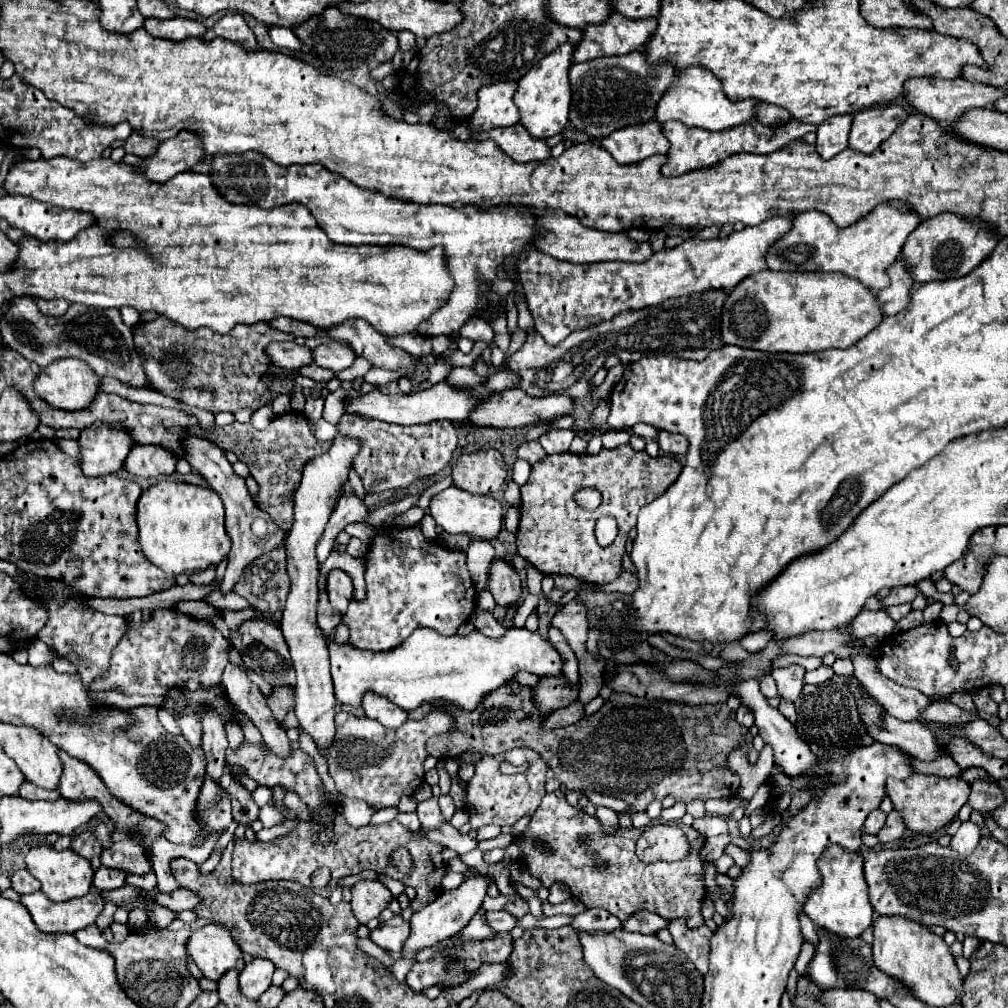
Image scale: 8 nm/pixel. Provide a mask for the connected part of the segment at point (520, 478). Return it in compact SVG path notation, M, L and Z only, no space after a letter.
M516 460L514 468L512 468L512 480L522 486L526 482L526 478L530 476L530 464L526 460Z

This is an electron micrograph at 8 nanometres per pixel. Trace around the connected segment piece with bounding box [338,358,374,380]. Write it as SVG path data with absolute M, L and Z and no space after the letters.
M356 358L354 364L352 364L348 370L338 372L338 376L340 376L340 380L350 380L350 378L354 378L354 376L364 376L370 368L374 368L370 362L366 362L364 358Z

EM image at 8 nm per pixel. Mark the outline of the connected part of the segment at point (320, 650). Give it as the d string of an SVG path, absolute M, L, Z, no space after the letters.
M336 436L332 450L324 452L322 456L314 458L304 466L302 484L296 490L294 502L294 526L286 538L286 552L288 552L288 576L292 580L292 588L286 600L284 616L280 622L280 630L286 638L286 644L292 654L292 664L296 668L296 702L294 712L304 728L306 734L312 736L318 750L330 750L334 736L336 736L336 698L334 698L334 684L330 674L330 656L328 656L328 638L316 624L316 606L318 606L318 560L316 560L316 542L322 536L322 530L334 510L334 502L342 492L342 486L348 480L348 468L352 466L354 454L358 454L360 444L346 438Z

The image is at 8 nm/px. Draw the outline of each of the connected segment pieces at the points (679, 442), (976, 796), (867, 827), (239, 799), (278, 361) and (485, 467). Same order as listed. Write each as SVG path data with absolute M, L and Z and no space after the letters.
M660 432L660 436L658 436L658 444L660 444L660 448L666 452L666 454L674 454L674 456L678 456L678 454L686 454L686 450L688 450L688 440L686 440L686 436L680 436L680 434L670 434L670 432Z
M976 780L972 784L972 794L968 798L968 804L972 810L986 814L996 810L1000 804L1004 804L1004 794L1002 788L994 782L984 782L984 780Z
M882 810L870 812L864 826L862 826L862 834L876 834L884 826L884 820L886 820L886 814Z
M232 778L230 788L228 788L230 796L232 796L232 816L238 824L252 824L258 818L258 804L254 802L252 794L238 782L238 778Z
M270 342L266 346L266 354L270 364L276 368L296 370L312 362L312 352L306 346L298 346L294 342Z
M498 450L466 454L452 466L452 484L470 494L496 494L506 478L506 464Z

